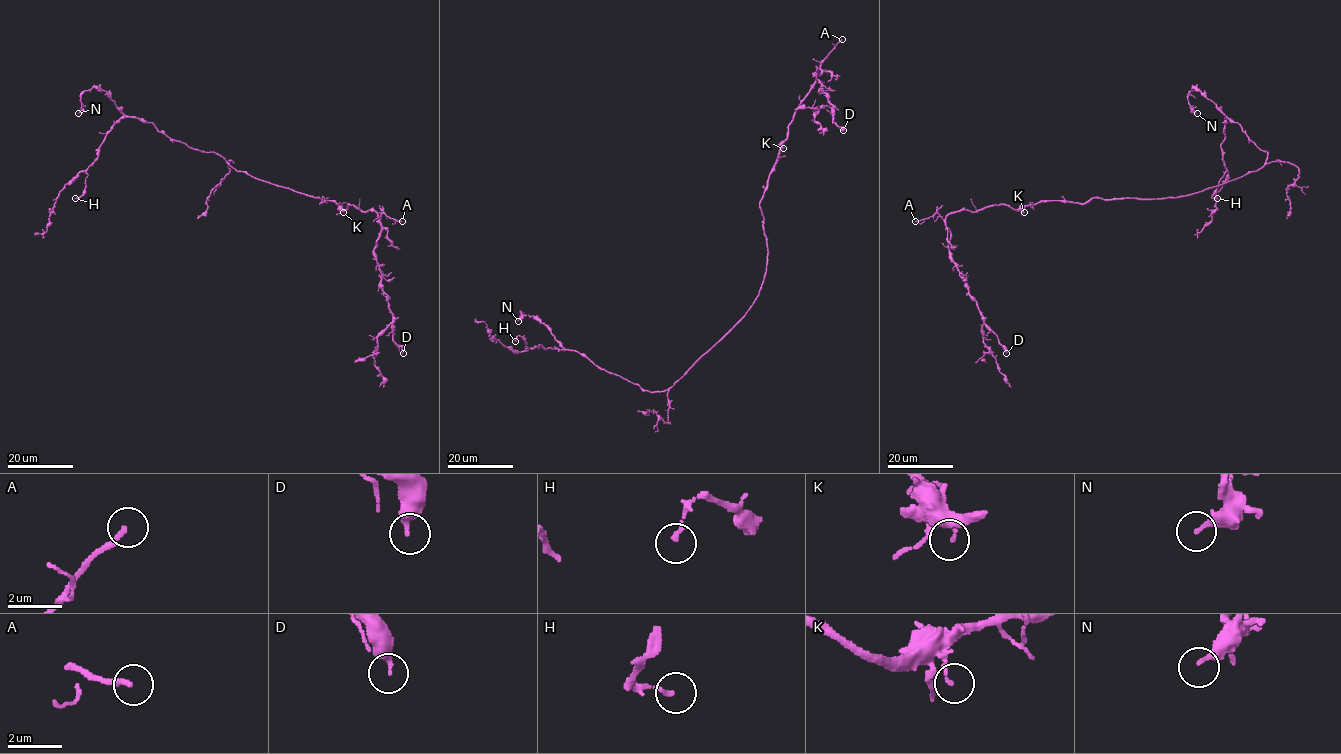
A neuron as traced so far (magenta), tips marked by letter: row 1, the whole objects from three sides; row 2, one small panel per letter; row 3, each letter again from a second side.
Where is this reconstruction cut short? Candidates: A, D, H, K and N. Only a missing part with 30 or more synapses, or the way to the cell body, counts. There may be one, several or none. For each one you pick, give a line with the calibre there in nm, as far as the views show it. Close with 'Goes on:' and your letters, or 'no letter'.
Goes on: no letter

